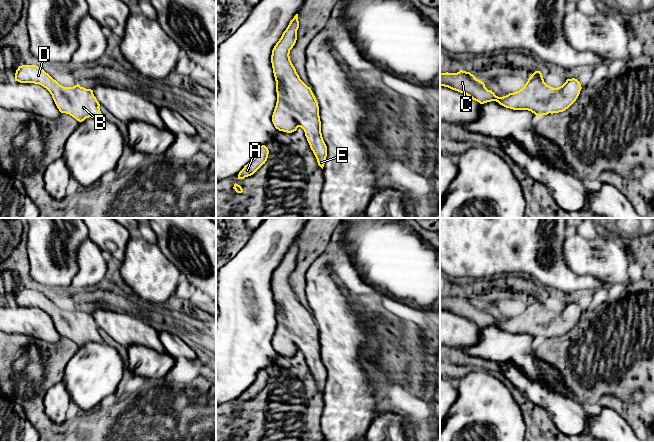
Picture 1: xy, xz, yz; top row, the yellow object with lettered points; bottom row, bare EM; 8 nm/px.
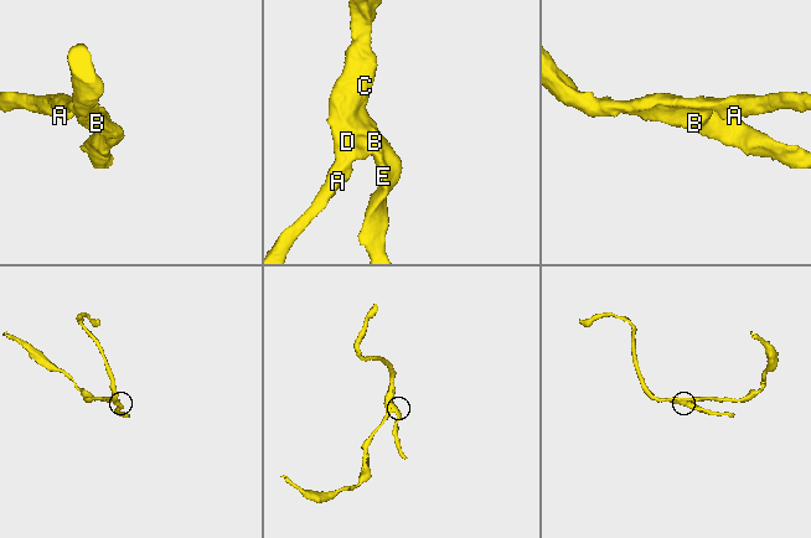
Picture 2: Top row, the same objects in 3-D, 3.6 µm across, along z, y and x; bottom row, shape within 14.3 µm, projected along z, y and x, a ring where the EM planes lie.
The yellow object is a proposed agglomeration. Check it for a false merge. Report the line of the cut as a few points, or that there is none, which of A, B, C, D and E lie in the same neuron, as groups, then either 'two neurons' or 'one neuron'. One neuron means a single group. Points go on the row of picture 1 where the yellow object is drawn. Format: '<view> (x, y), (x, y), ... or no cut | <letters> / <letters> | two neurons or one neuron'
no cut | A B C D E | one neuron

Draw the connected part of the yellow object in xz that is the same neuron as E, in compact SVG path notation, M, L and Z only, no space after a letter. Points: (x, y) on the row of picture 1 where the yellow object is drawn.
M296 14L272 50L271 63L277 92L272 122L276 129L287 133L301 127L318 165L323 169L327 146L321 133L318 102L311 88L300 79L289 56L297 40L298 28Z

